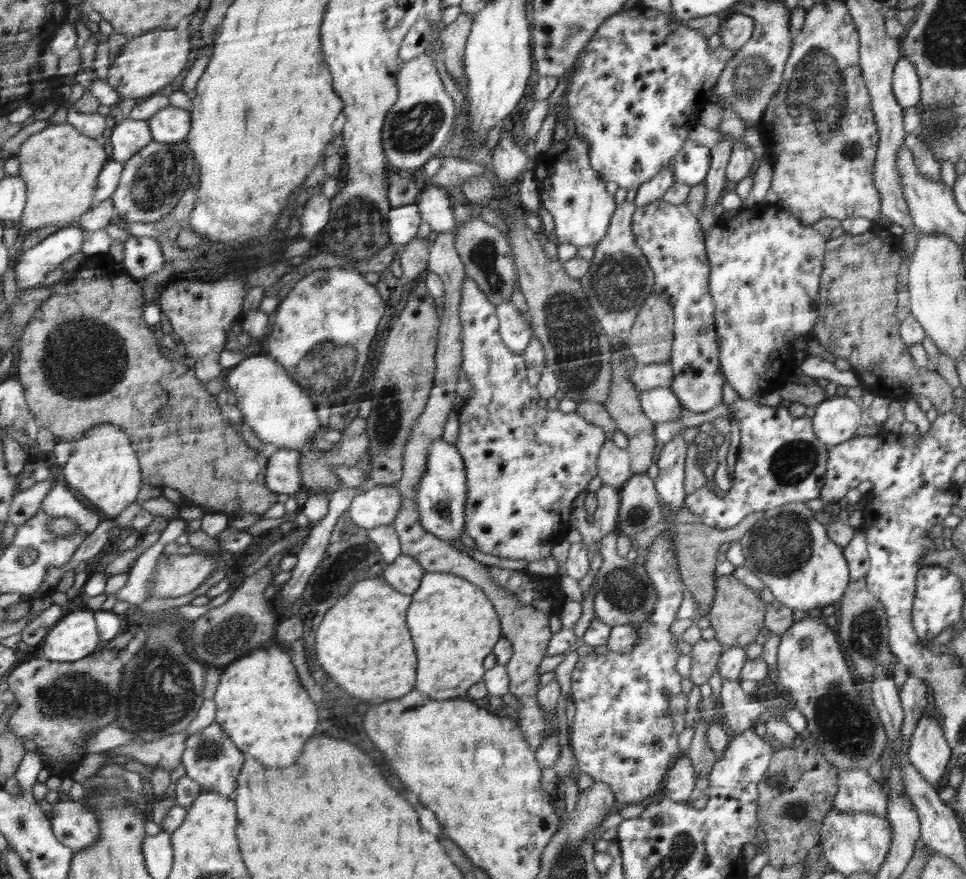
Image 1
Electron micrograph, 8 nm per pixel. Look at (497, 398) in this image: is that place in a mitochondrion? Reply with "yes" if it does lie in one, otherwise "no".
no

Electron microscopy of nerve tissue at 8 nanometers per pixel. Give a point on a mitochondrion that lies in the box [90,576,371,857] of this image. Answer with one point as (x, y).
(160, 693)

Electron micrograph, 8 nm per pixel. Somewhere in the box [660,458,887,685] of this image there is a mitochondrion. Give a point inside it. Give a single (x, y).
(782, 546)

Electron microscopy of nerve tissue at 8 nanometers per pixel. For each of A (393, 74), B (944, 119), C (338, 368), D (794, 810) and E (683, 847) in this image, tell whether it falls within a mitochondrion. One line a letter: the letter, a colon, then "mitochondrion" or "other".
A: other
B: mitochondrion
C: mitochondrion
D: mitochondrion
E: mitochondrion

